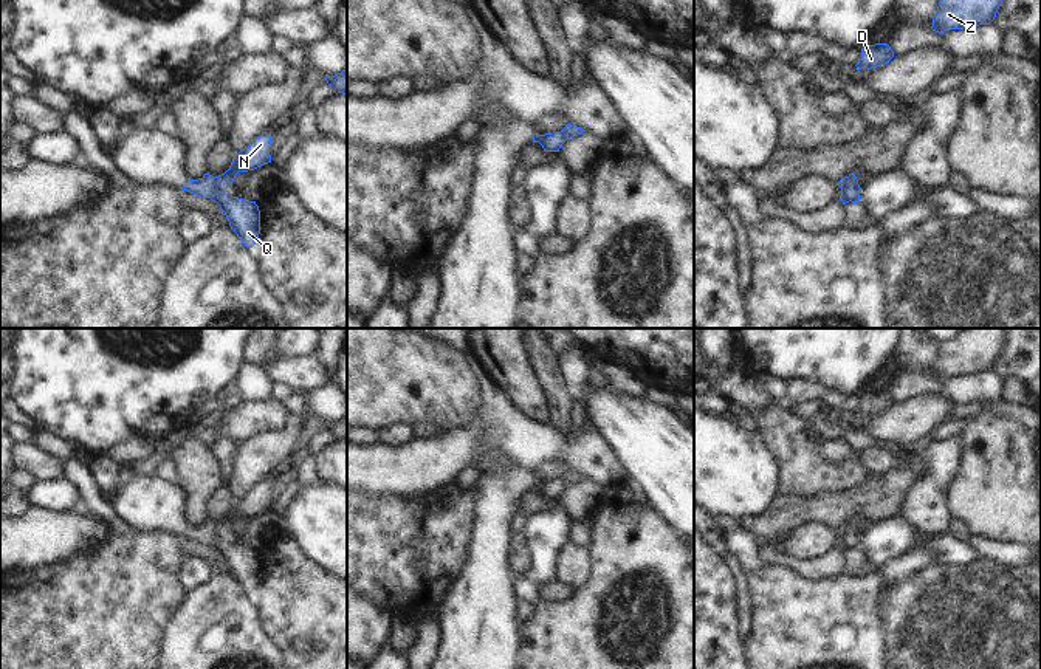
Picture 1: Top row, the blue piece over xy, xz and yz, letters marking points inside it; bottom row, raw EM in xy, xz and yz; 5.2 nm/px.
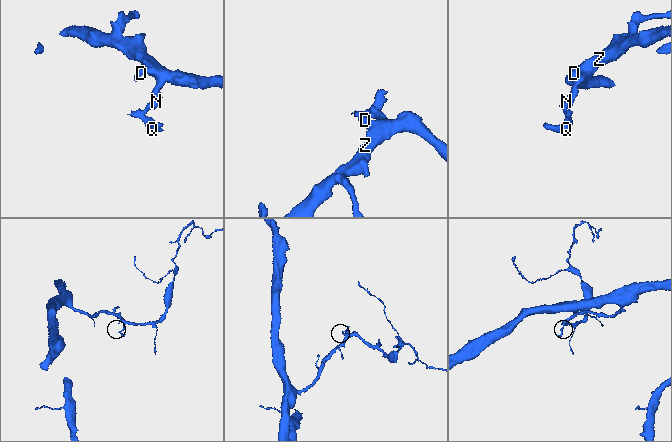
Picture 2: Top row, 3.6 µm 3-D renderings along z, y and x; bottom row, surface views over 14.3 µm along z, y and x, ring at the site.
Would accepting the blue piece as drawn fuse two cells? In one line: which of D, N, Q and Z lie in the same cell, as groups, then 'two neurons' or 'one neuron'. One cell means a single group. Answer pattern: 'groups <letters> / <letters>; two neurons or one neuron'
groups D N Z / Q; two neurons

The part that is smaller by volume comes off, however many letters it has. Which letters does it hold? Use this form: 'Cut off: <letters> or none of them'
Cut off: Q

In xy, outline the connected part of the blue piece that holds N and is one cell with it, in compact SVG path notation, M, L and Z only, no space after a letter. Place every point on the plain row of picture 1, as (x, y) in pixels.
M263 479L260 483L254 485L248 494L234 502L229 516L215 523L214 530L223 536L228 536L232 533L232 528L239 519L254 517L271 509L270 492L271 483Z

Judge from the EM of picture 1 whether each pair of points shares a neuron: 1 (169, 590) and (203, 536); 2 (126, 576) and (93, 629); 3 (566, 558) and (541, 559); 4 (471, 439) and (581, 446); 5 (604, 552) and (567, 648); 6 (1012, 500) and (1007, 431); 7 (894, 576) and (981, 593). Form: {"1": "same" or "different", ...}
{"1": "different", "2": "same", "3": "different", "4": "same", "5": "same", "6": "same", "7": "different"}

